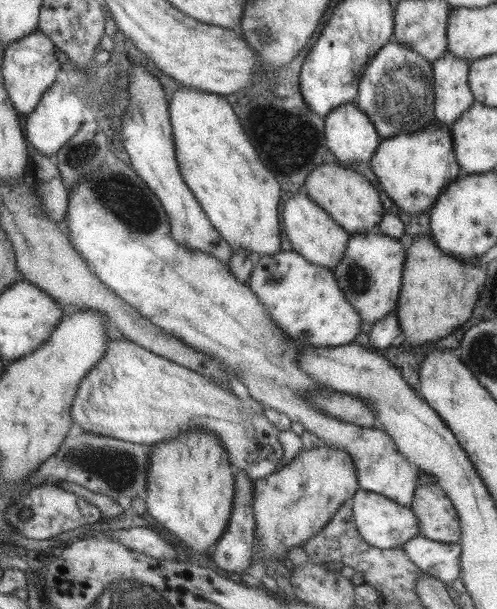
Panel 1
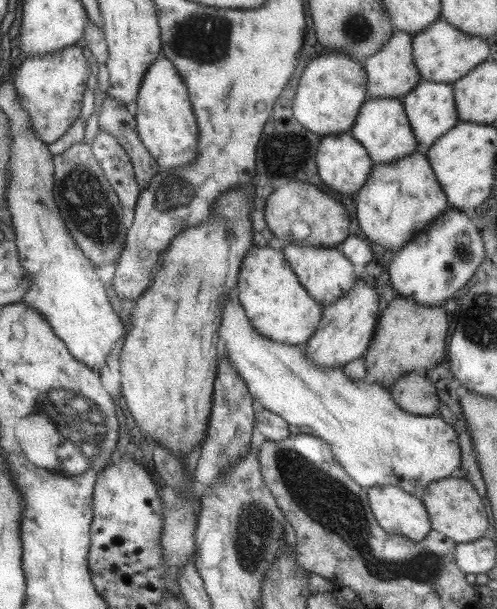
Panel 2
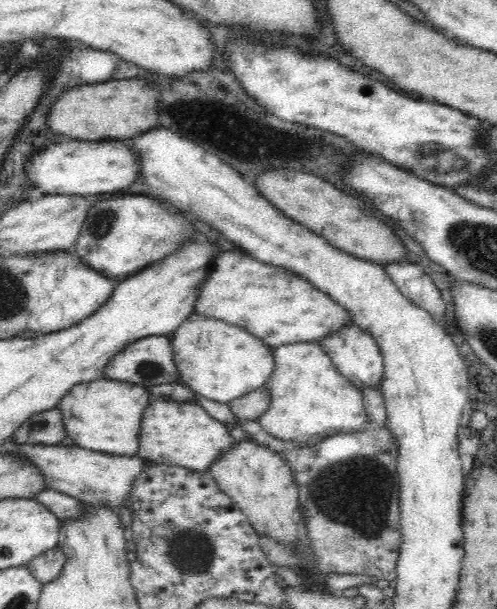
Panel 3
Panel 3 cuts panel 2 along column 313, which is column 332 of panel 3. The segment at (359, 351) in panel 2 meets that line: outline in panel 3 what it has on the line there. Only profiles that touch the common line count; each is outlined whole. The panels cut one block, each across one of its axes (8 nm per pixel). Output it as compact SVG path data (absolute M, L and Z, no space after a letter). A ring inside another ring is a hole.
M346 323L340 326L338 331L331 332L318 340L325 355L332 361L342 376L350 379L354 386L361 388L379 386L383 371L383 360L376 341L367 331L357 324Z

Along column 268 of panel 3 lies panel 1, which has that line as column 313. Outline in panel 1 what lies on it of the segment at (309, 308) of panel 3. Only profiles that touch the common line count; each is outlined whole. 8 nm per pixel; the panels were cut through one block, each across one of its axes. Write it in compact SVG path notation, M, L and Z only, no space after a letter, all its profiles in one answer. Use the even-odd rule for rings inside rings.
M295 251L263 255L246 282L274 323L292 339L309 346L341 346L361 332L359 315L345 301L331 269L309 264Z

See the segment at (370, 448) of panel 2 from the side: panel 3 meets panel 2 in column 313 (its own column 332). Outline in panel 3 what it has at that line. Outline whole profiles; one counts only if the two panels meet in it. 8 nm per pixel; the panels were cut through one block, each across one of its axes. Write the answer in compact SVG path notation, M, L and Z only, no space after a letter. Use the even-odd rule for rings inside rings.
M318 342L280 345L273 348L273 357L275 362L274 372L272 372L272 376L265 384L265 386L268 387L268 390L270 391L270 406L268 406L268 410L266 410L266 412L264 412L264 414L262 414L262 416L257 419L260 422L260 426L262 426L262 428L264 428L264 430L268 432L270 436L272 436L272 438L289 444L294 443L296 447L300 447L308 446L311 439L314 439L319 434L324 434L324 432L330 436L338 433L366 430L369 422L368 415L366 415L366 409L364 409L361 390L354 386L354 383L352 383L350 379L342 376L342 374L338 372L338 369L332 364L332 361L328 358L328 356L325 355L325 352L321 349L321 346Z

